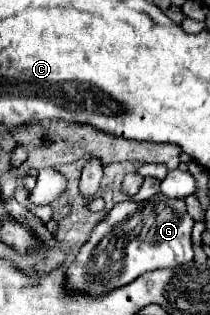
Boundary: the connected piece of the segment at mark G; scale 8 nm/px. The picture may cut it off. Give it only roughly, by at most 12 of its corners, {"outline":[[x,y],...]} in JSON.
{"outline":[[183,200],[117,202],[69,266],[105,294],[189,264]]}

